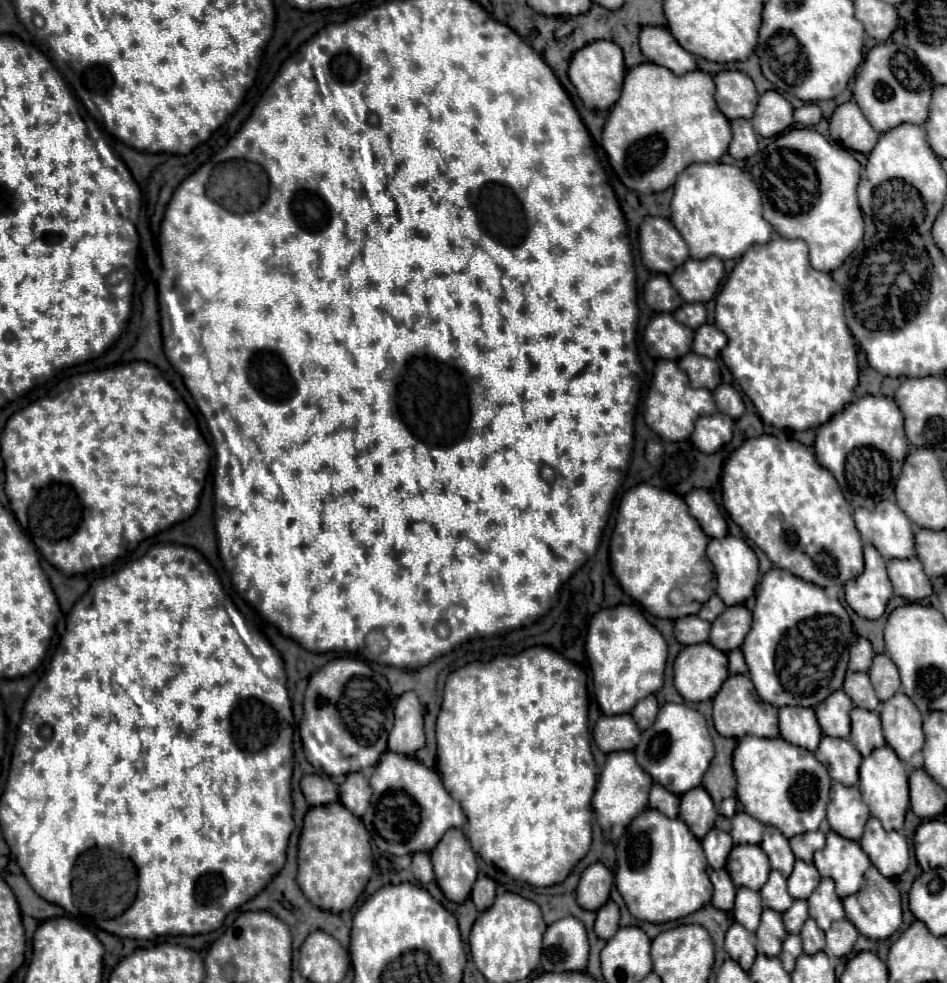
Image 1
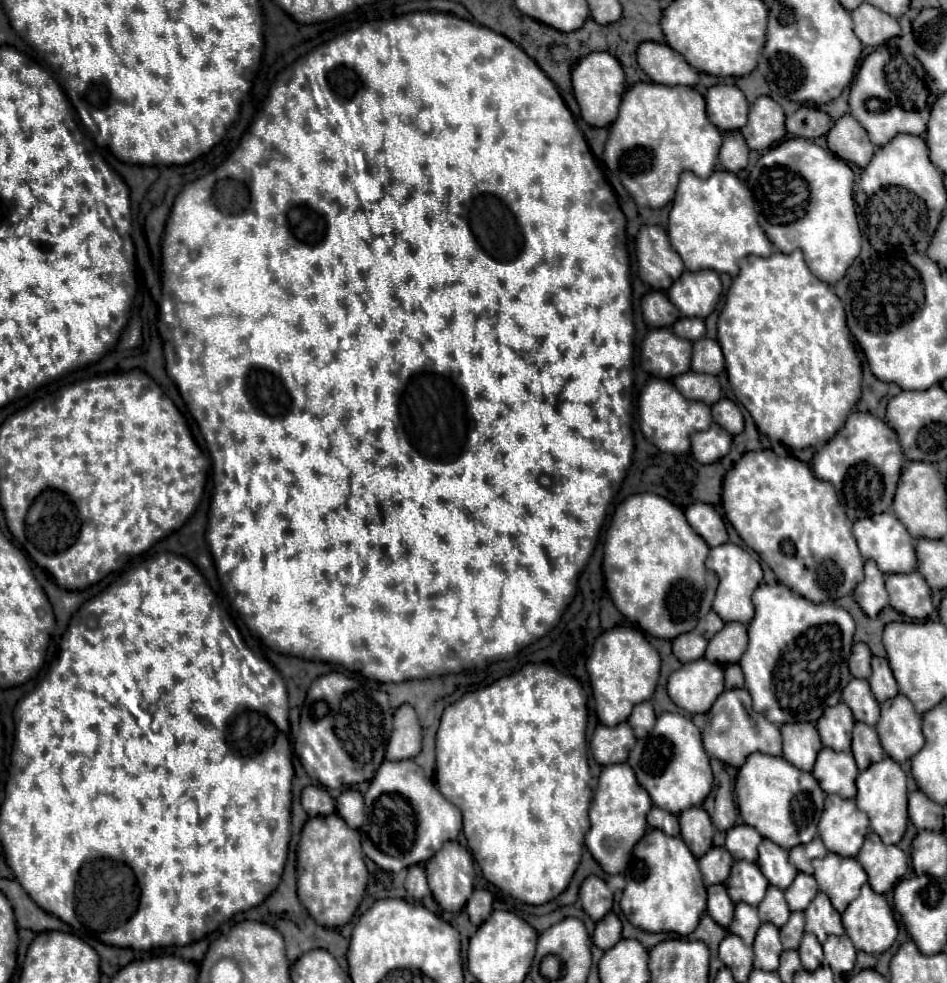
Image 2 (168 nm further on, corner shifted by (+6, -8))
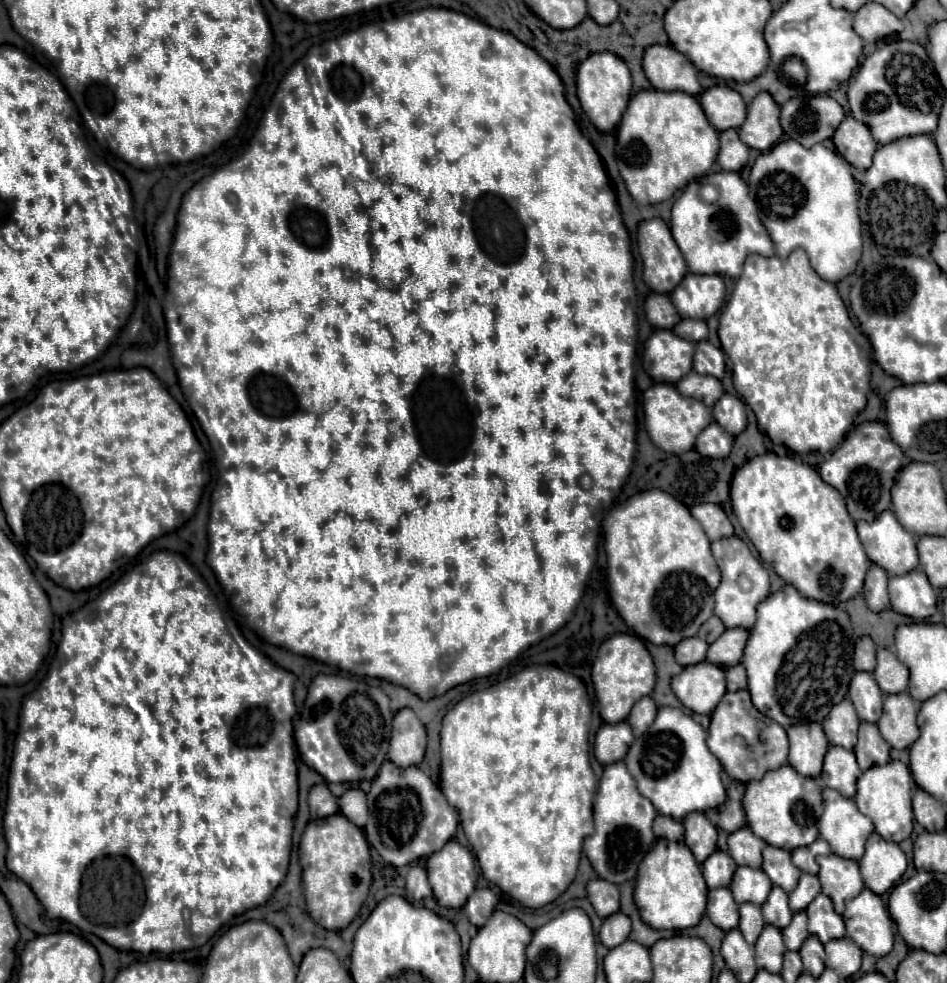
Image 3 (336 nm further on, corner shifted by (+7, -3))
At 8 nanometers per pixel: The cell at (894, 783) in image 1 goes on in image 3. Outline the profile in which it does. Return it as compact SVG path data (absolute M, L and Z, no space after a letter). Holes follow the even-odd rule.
M891 761L887 765L867 769L857 781L855 803L857 803L859 811L863 811L863 815L867 815L873 821L875 831L879 835L883 835L883 839L893 841L893 843L901 843L913 831L911 773L909 773L909 767L901 761Z

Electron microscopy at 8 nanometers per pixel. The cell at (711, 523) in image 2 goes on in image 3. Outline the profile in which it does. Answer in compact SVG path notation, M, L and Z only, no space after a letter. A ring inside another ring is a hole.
M701 503L701 505L695 505L691 509L691 515L703 525L707 537L711 541L715 539L721 539L721 537L729 537L733 535L733 525L731 521L727 519L725 511L715 505L715 503Z

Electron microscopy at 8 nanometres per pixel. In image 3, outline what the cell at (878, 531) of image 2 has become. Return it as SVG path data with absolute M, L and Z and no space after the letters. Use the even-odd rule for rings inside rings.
M883 511L883 515L875 517L873 521L857 521L857 533L863 543L863 549L867 557L883 567L889 575L905 575L907 571L917 569L919 557L917 557L917 547L915 547L915 535L911 535L907 529L899 527L899 521L891 511Z

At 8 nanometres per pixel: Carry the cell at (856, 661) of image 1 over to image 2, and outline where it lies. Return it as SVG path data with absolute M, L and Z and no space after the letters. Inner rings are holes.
M854 644L852 656L848 660L850 674L854 678L868 678L870 676L870 660L872 660L872 654L870 654L868 646L866 644Z

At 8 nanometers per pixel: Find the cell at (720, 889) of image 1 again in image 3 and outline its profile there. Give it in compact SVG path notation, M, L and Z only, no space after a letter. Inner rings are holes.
M711 889L707 901L707 917L725 933L739 925L739 907L729 889Z

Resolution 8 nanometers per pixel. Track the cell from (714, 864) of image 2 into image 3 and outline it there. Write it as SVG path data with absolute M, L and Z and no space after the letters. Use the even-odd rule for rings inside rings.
M715 851L705 863L703 863L703 877L707 881L707 887L729 887L731 875L735 873L737 863L731 859L729 853Z

